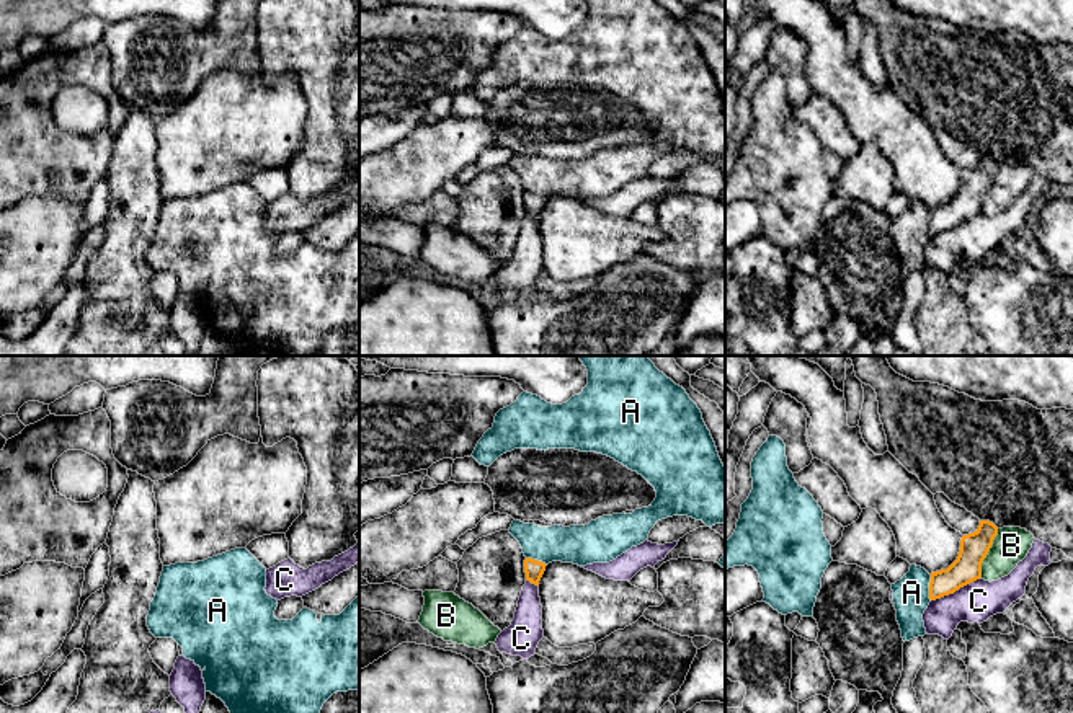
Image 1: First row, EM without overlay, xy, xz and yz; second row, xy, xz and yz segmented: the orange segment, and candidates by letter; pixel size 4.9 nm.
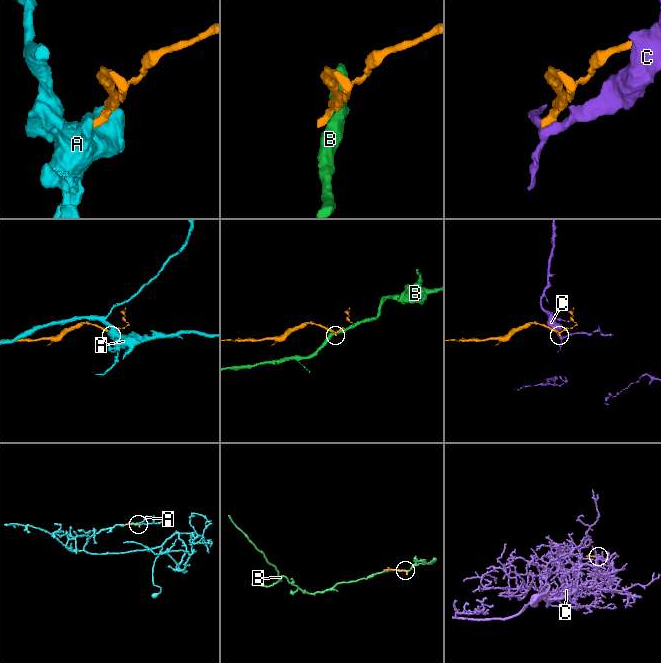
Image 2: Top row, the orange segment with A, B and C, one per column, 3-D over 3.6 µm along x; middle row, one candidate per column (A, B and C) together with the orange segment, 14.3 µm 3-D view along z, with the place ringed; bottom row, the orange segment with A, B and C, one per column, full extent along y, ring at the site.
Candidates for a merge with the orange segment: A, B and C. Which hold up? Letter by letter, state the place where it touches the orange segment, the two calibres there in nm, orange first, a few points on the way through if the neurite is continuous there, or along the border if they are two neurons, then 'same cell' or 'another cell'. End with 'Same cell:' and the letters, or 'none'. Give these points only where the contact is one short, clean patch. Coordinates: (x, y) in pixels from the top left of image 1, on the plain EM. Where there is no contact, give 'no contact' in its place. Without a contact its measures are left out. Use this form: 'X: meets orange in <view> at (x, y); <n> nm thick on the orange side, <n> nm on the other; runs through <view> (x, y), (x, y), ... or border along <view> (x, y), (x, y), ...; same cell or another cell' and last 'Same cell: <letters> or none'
A: meets orange in yz at (930, 222); 140 nm thick on the orange side, 180 nm on the other; border along yz (931, 209), (930, 234); another cell
B: meets orange in yz at (987, 188); 140 nm thick on the orange side, 180 nm on the other; another cell
C: meets orange in yz at (956, 224); 140 nm thick on the orange side, 200 nm on the other; border along yz (980, 211), (931, 235); another cell
Same cell: none

